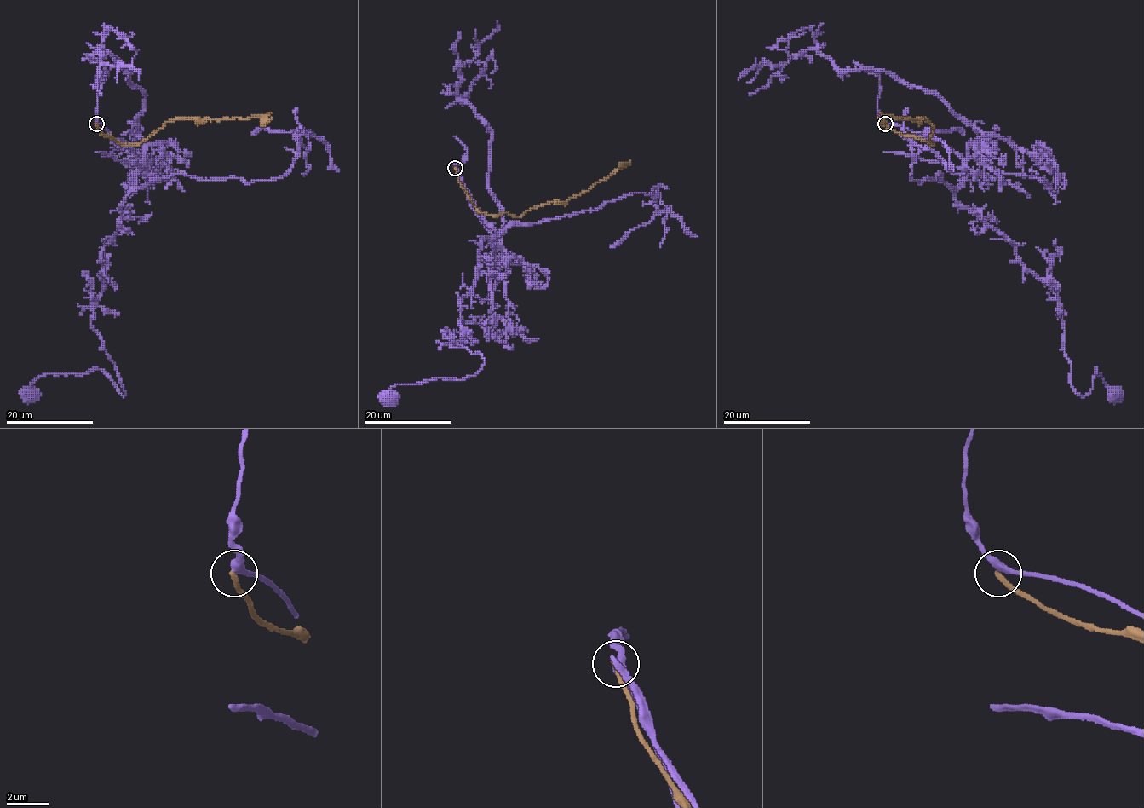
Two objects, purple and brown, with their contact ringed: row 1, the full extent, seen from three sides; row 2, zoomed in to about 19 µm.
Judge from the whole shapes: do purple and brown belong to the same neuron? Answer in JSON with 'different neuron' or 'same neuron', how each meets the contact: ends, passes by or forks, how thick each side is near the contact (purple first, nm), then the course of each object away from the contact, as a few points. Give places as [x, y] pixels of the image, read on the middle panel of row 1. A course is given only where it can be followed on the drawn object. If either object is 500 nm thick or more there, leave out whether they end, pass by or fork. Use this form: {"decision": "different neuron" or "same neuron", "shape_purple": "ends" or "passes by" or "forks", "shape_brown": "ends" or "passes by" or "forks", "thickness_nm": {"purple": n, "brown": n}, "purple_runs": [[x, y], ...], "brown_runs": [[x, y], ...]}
{"decision": "different neuron", "shape_purple": "passes by", "shape_brown": "ends", "thickness_nm": {"purple": 360, "brown": 240}, "purple_runs": [[454, 167], [499, 245], [484, 238], [450, 346], [483, 367], [399, 383], [388, 399]], "brown_runs": [[454, 167], [462, 188], [480, 212], [520, 216], [536, 207], [551, 202], [566, 202], [589, 190], [630, 161]]}

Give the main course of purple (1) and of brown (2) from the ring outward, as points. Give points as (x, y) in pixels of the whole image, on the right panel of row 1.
1: (884, 123), (958, 154), (962, 182), (955, 199), (1057, 291), (1072, 387), (1084, 396), (1096, 370), (1116, 395)
2: (884, 124), (932, 144), (934, 126), (924, 118), (878, 118)

